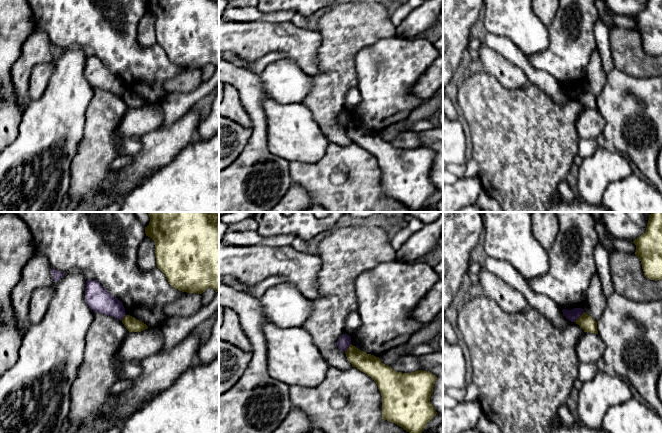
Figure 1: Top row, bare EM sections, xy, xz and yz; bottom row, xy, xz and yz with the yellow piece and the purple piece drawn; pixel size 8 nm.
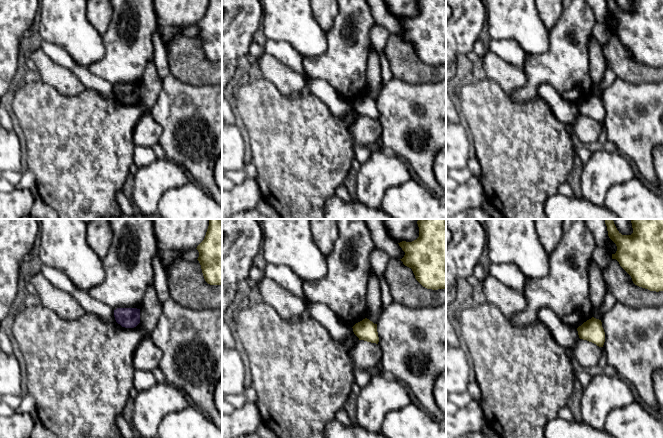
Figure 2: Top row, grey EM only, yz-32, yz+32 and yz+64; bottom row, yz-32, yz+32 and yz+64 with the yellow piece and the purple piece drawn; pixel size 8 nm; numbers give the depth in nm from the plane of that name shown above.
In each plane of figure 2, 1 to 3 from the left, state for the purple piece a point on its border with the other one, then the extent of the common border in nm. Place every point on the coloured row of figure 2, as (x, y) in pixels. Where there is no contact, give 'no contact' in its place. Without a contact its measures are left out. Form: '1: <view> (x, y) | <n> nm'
1: no contact
2: no contact
3: no contact

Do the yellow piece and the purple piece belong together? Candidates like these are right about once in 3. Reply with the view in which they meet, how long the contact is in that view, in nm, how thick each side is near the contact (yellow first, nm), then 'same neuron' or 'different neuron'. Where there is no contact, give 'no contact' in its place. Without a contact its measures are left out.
yz | 120 nm | 120/90 nm | same neuron

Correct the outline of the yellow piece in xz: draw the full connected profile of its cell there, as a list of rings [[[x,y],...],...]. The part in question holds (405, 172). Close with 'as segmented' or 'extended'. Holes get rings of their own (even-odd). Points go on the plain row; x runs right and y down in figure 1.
[[[346,109],[339,114],[336,121],[346,130],[352,143],[356,143],[376,158],[382,172],[382,195],[397,200],[412,211],[421,210],[427,199],[437,190],[430,179],[437,153],[423,146],[411,149],[394,147],[391,142],[383,140],[379,133],[353,122],[351,113]]]; extended

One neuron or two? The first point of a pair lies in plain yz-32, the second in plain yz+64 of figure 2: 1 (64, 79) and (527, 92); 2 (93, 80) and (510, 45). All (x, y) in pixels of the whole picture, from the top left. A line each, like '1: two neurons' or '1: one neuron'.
1: two neurons
2: one neuron

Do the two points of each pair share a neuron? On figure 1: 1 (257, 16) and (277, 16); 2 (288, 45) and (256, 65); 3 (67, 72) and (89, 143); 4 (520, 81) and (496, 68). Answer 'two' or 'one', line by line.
1: one
2: two
3: two
4: one

